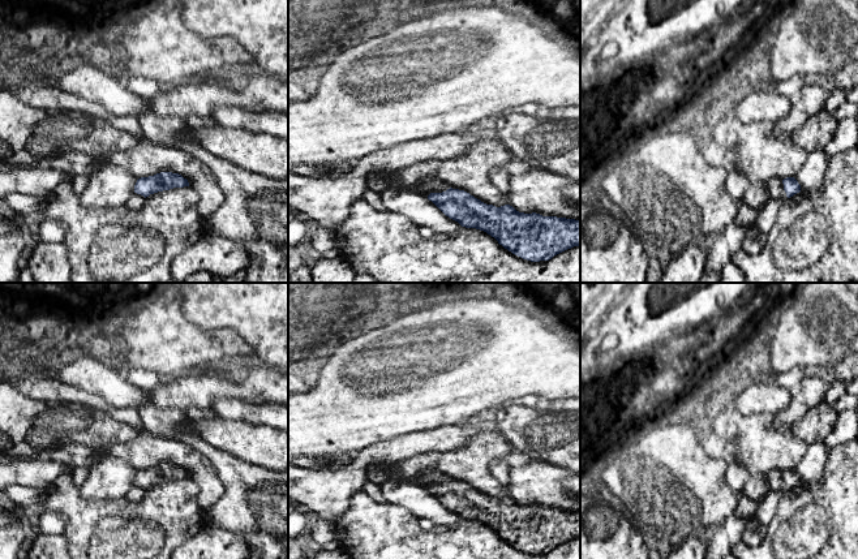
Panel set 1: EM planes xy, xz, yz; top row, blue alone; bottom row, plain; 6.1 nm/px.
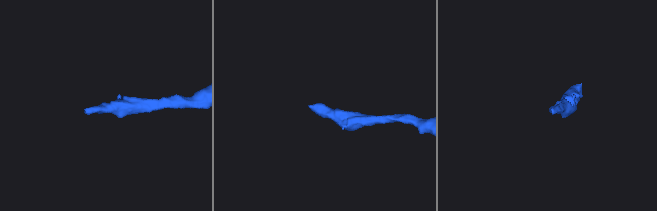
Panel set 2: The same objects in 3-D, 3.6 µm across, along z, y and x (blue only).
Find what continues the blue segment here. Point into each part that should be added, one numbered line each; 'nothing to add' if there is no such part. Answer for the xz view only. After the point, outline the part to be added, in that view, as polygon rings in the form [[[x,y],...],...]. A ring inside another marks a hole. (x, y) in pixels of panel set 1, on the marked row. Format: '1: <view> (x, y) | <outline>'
1: xz (429, 185) | [[[426,180],[419,186],[419,193],[442,193],[446,192],[447,189],[450,188],[439,180]]]

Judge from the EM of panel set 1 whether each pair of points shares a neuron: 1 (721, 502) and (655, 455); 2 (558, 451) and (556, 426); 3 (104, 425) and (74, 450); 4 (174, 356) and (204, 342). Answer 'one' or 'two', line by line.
1: one
2: one
3: two
4: one

